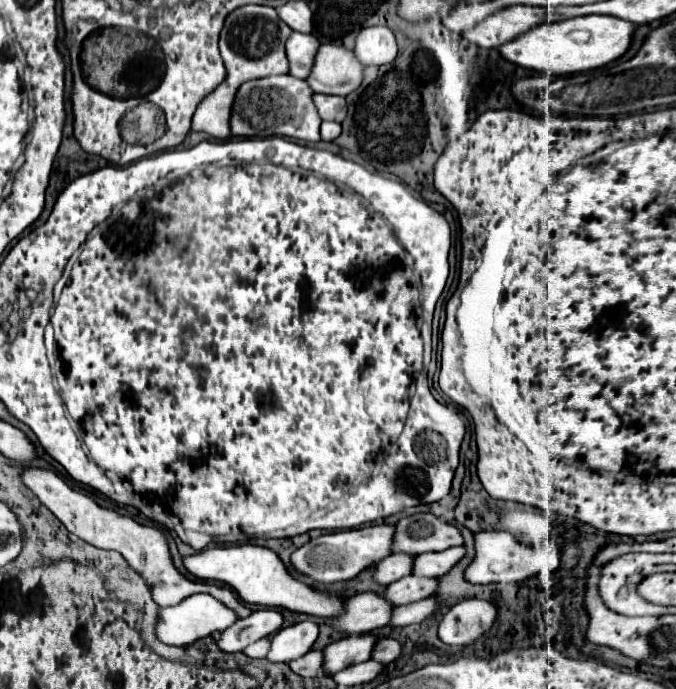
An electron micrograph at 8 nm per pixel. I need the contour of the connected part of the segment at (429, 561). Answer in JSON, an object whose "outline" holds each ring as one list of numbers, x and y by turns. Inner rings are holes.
{"outline":[[458,546,458,548,448,548,448,550,442,550,442,552,428,552,428,554,420,554,416,560,414,560,414,574,416,576,432,576,432,578,438,578,438,576,444,576,444,572,452,570,466,554,466,548,464,546]]}

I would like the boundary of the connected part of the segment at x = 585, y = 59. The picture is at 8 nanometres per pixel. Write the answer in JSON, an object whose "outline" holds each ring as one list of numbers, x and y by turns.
{"outline":[[582,16,532,28,520,38,502,44,498,50,506,60,522,68,538,70,548,76,568,76,576,72,596,70,622,58,632,44,634,28,634,24,618,20,614,16]]}

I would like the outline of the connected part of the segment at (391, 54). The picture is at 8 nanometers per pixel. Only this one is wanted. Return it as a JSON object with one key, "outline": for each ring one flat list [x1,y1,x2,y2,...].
{"outline":[[370,26,358,34,354,52,364,66,390,64,398,54,396,38,386,26]]}

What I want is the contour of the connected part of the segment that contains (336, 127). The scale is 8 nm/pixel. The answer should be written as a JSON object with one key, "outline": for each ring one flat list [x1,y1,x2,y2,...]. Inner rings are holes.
{"outline":[[322,122,322,140,332,142,340,136,340,132,342,132,342,126,338,122]]}

